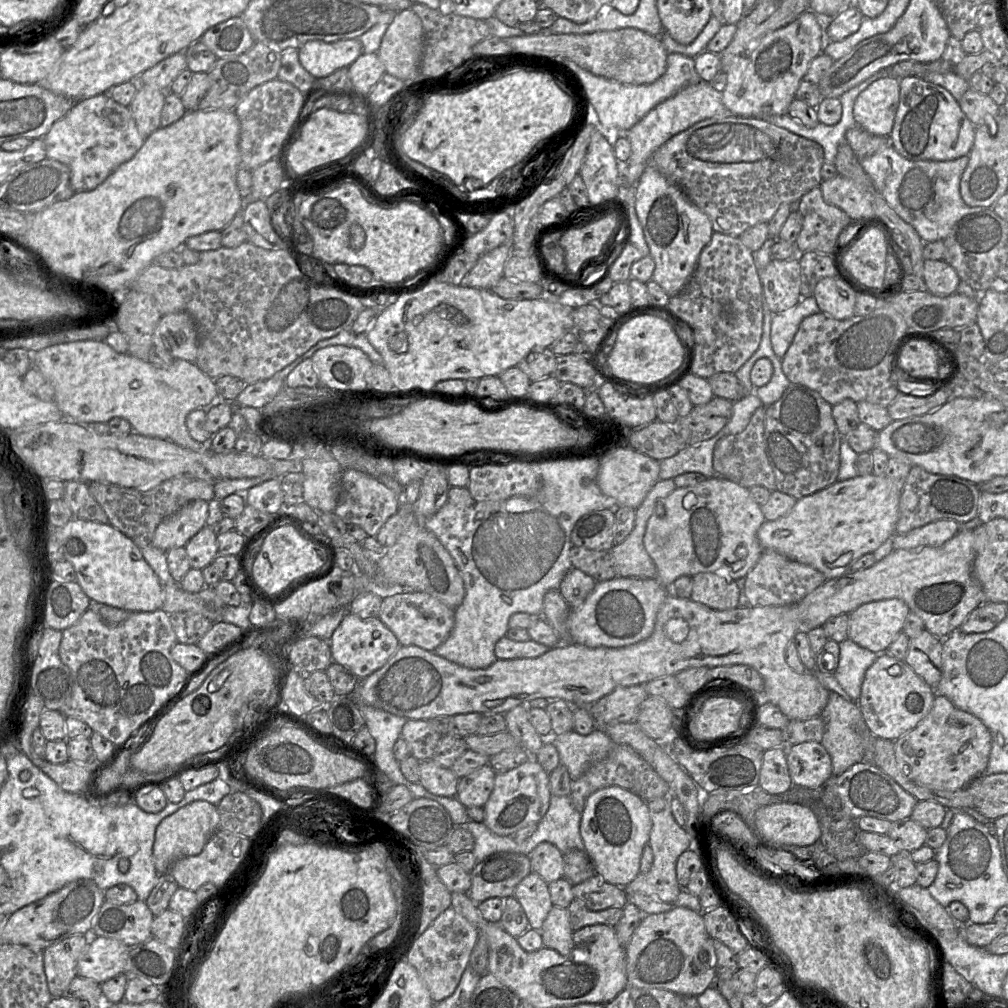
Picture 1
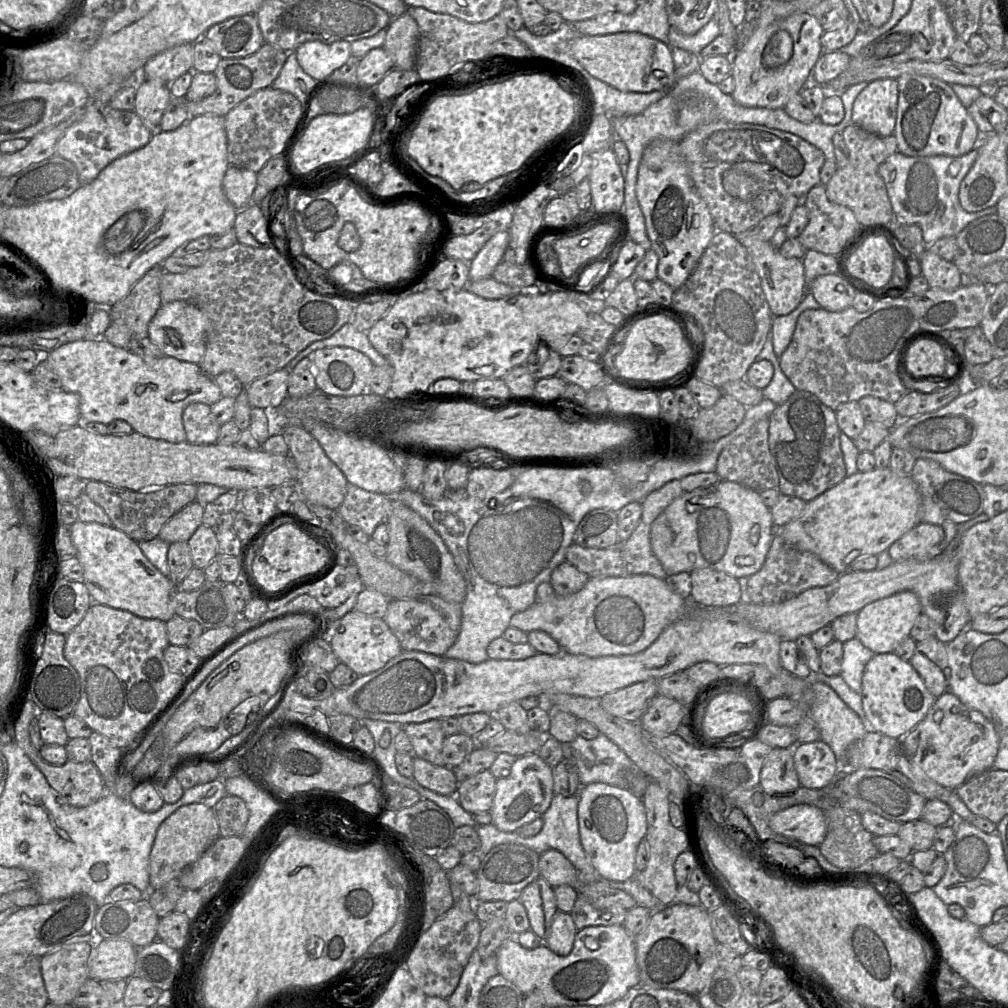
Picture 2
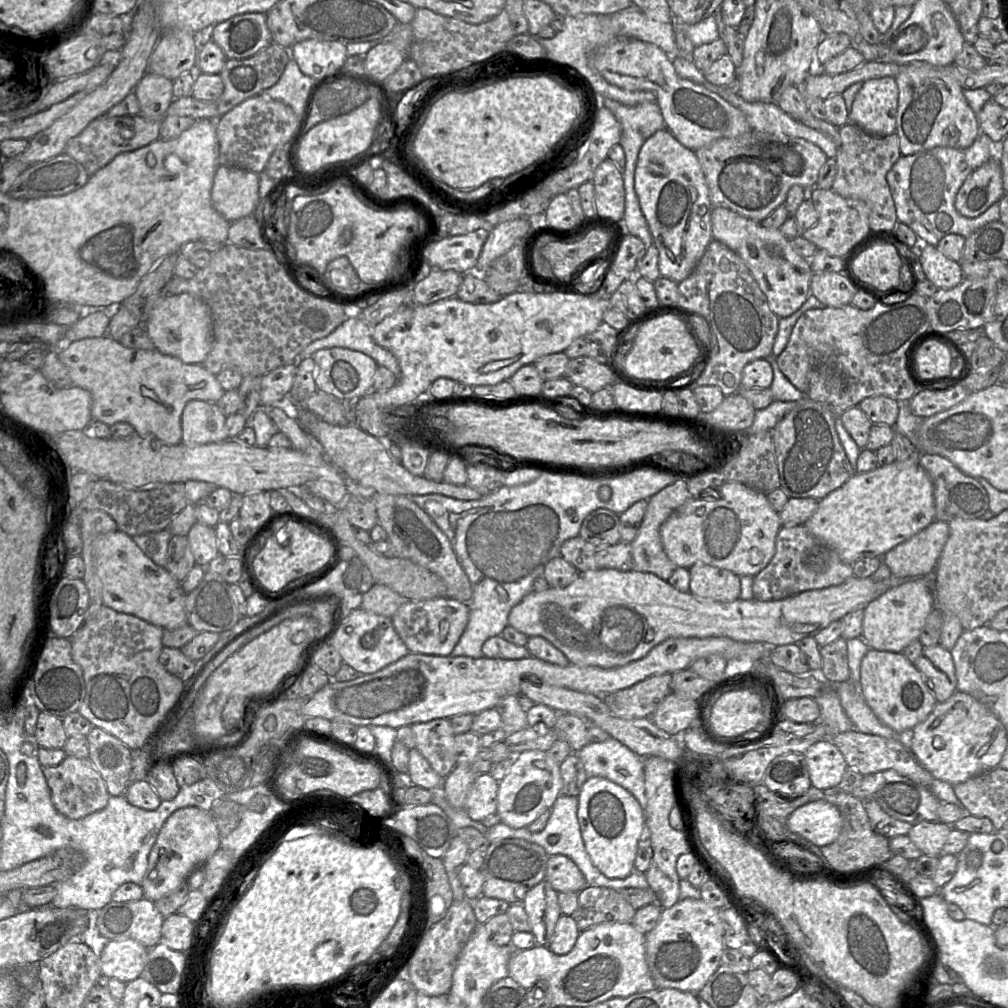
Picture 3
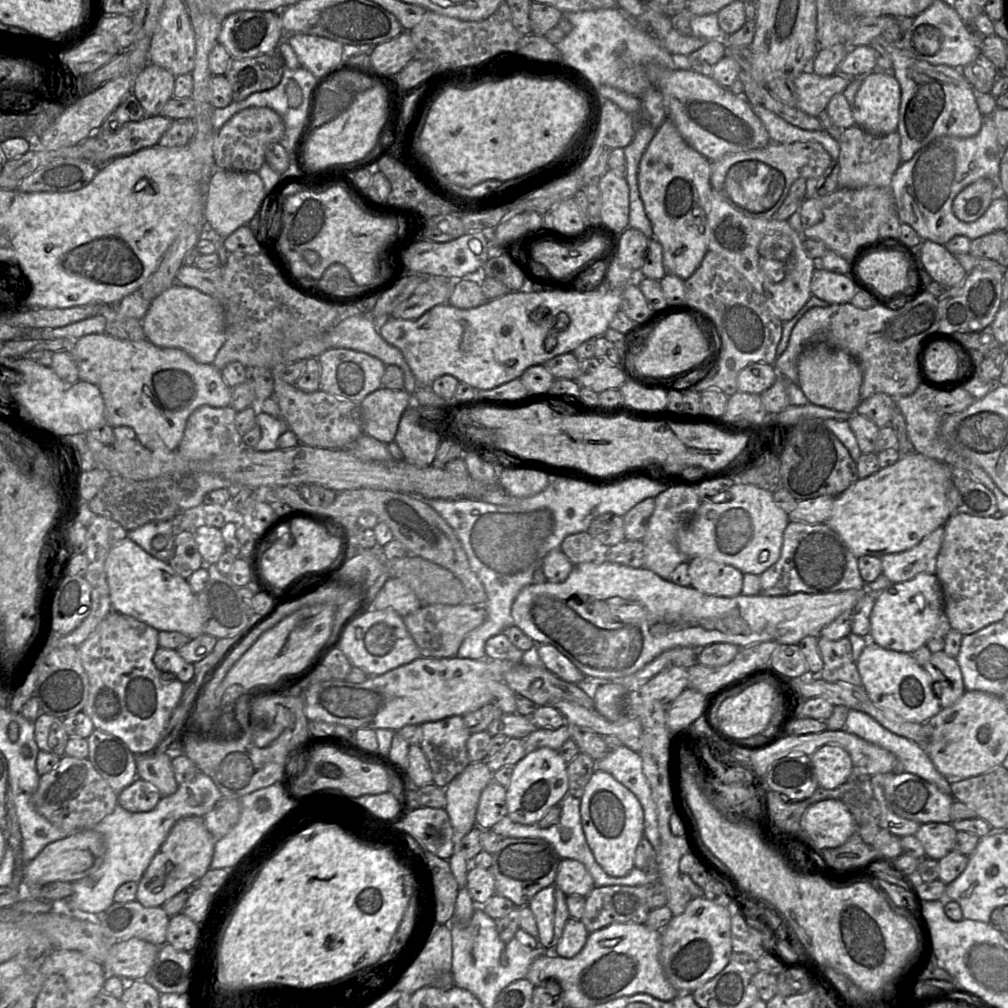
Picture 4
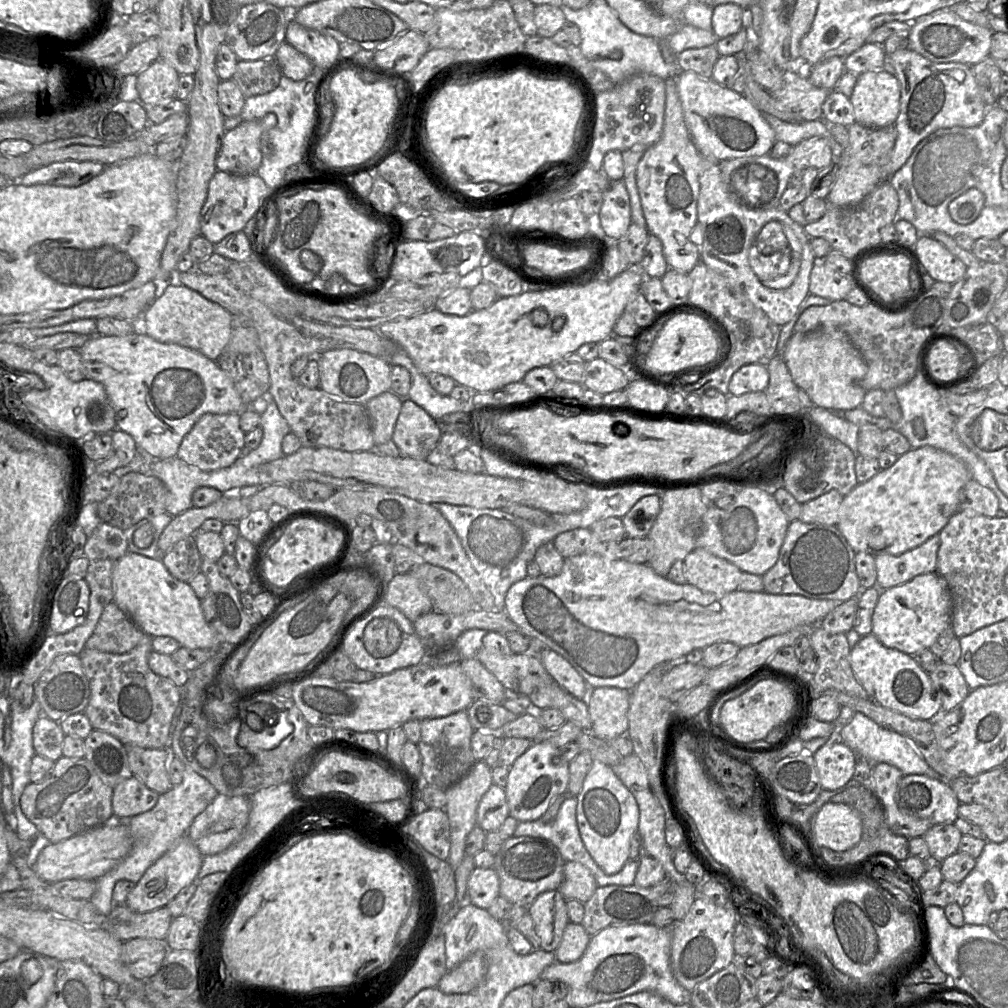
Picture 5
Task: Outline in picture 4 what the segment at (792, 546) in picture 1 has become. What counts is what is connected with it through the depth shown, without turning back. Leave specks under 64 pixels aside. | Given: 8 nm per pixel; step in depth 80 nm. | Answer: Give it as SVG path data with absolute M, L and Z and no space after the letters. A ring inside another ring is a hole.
M920 453L901 456L893 465L881 468L875 474L858 479L844 492L834 498L833 507L826 524L846 543L852 554L881 558L886 554L911 549L950 518L948 491L952 471L949 465Z

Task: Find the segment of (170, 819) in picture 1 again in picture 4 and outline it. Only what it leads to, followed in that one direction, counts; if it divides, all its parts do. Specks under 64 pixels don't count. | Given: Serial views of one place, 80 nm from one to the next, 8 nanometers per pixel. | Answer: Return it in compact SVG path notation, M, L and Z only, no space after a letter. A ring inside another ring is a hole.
M189 816L178 820L137 882L135 900L145 907L162 906L185 887L197 884L210 868L215 841L203 817Z

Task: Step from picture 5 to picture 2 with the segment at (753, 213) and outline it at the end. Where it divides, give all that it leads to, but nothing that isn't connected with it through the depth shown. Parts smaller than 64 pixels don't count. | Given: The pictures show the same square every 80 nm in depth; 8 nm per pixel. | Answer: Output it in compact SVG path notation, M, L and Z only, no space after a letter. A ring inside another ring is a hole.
M751 230L734 234L734 236L751 256L773 316L787 315L796 309L808 291L802 259L784 257L769 241L759 240L751 235Z

